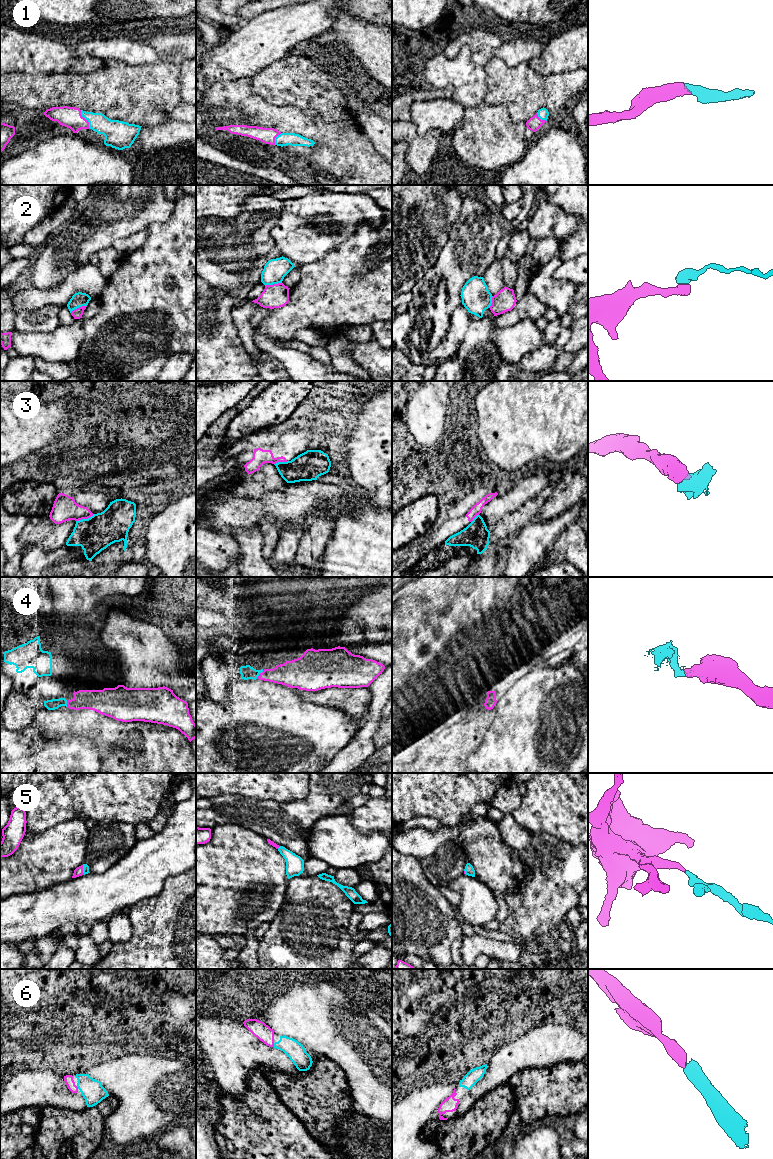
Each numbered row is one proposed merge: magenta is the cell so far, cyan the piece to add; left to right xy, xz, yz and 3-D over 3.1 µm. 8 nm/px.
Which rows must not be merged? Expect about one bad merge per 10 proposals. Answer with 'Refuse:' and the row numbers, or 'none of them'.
Refuse: 2, 3

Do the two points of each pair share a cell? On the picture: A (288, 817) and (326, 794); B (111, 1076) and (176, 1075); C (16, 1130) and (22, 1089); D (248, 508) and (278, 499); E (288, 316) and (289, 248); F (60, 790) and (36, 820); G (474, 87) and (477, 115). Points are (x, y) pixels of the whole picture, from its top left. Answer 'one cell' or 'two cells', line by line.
A: one cell
B: one cell
C: two cells
D: one cell
E: two cells
F: one cell
G: two cells

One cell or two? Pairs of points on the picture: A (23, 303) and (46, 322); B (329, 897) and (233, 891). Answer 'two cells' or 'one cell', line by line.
A: two cells
B: two cells

